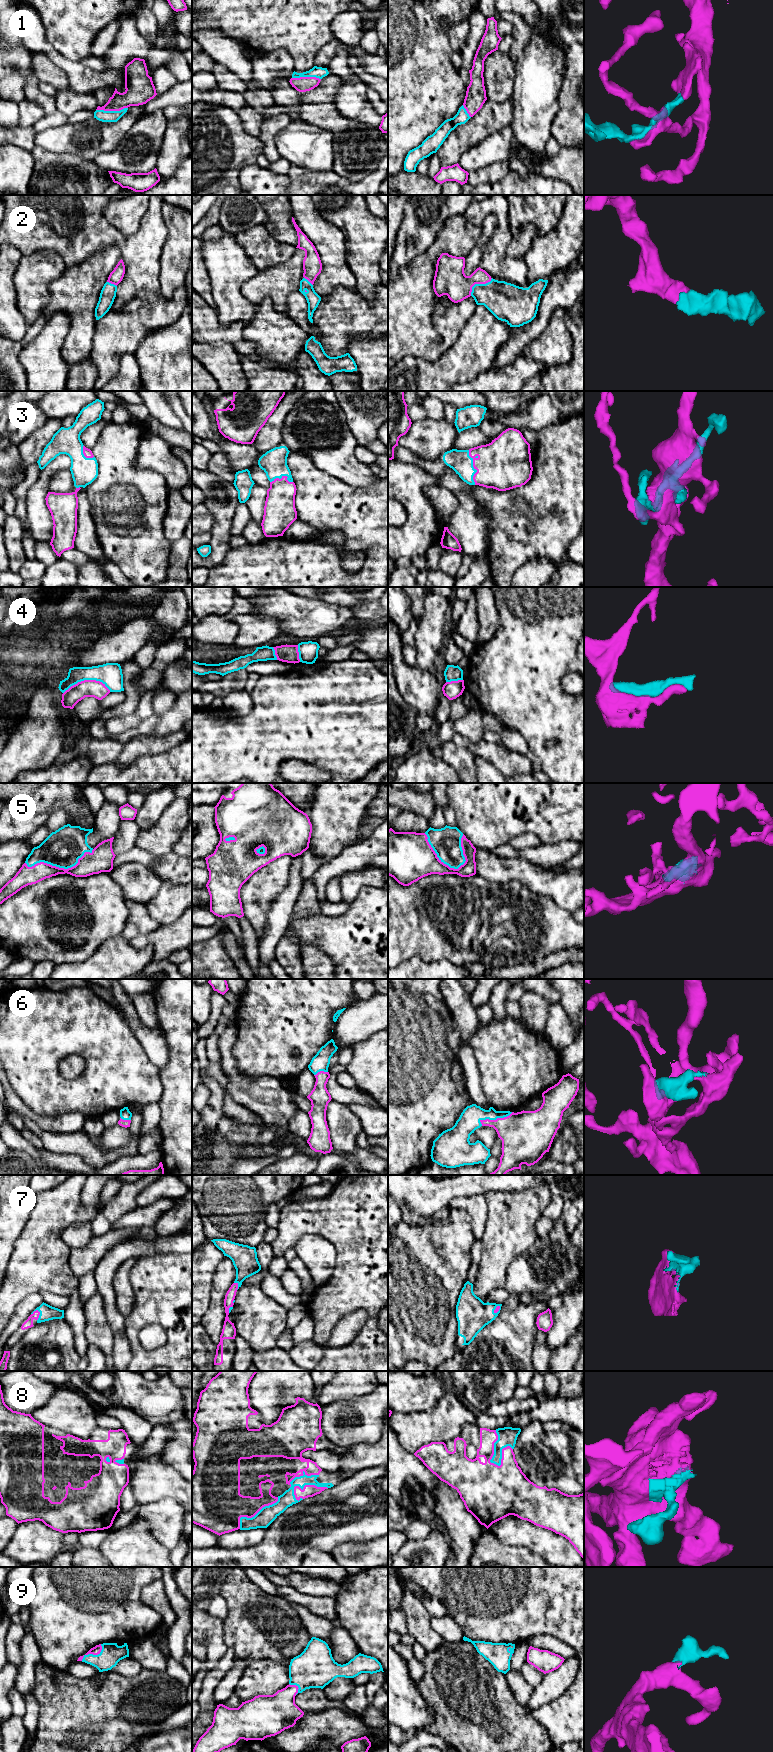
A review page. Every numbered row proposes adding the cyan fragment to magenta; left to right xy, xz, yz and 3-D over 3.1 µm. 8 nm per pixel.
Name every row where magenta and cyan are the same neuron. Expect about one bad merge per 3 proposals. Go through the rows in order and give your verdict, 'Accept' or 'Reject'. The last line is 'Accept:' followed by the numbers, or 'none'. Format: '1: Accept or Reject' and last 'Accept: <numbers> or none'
1: Accept
2: Accept
3: Accept
4: Reject
5: Accept
6: Accept
7: Accept
8: Accept
9: Accept
Accept: 1, 2, 3, 5, 6, 7, 8, 9

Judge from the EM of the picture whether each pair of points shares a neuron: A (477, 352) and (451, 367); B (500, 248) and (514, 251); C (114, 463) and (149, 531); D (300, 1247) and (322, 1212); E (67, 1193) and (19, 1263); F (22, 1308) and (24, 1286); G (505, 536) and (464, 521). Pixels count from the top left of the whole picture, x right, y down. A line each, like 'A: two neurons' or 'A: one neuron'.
A: one neuron
B: two neurons
C: one neuron
D: two neurons
E: one neuron
F: two neurons
G: two neurons

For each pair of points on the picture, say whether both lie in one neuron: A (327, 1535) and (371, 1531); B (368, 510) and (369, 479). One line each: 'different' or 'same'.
A: same
B: different

